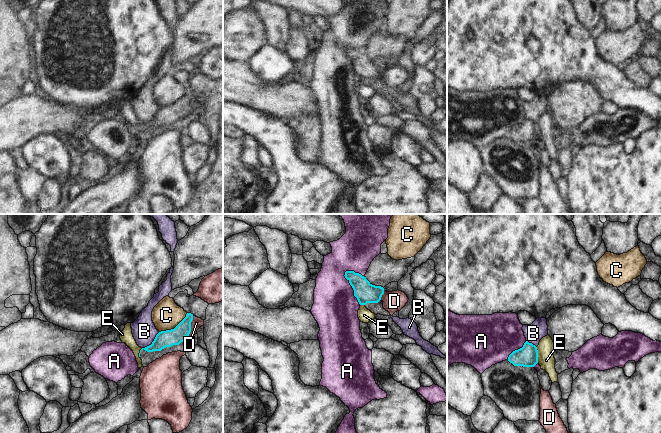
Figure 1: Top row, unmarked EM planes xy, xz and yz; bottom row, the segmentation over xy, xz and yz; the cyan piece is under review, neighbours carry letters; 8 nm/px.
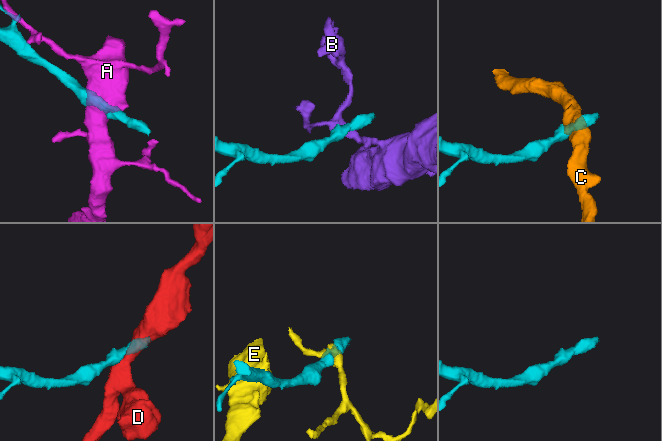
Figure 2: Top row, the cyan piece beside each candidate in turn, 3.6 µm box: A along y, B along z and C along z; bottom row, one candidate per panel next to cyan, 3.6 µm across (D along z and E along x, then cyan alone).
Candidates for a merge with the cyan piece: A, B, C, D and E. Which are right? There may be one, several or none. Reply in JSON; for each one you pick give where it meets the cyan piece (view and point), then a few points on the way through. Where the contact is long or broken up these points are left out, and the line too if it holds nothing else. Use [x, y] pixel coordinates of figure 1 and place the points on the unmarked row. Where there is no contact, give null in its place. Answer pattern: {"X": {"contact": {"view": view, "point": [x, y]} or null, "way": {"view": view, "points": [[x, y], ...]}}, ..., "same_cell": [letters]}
{"same_cell": []}

